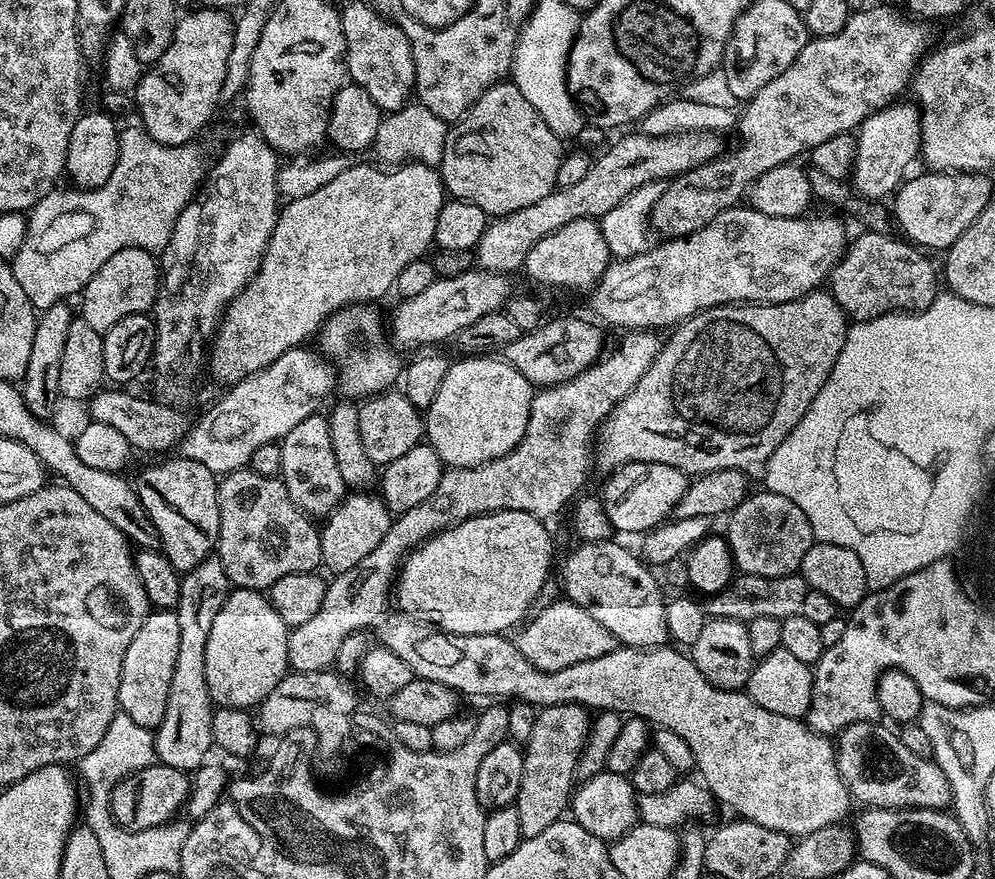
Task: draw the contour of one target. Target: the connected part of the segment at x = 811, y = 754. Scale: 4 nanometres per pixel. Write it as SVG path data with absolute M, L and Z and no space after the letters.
M396 614L396 617L389 622L384 628L383 647L389 648L394 654L398 654L398 658L402 658L402 662L406 662L406 666L410 666L413 677L429 680L430 682L438 682L442 686L451 688L453 692L464 696L512 696L516 700L525 700L527 704L535 704L537 709L549 708L555 704L580 704L589 710L599 710L602 712L619 712L628 718L638 720L646 720L649 725L656 728L669 728L674 730L674 734L679 734L684 741L690 746L690 750L694 750L694 758L696 759L696 768L700 772L699 779L703 781L709 792L717 801L720 800L728 808L733 808L737 817L749 820L750 822L758 822L758 826L766 826L770 830L778 830L784 832L789 838L799 838L808 836L814 830L822 830L823 828L831 828L839 825L844 815L848 812L848 804L850 805L850 797L848 788L842 782L842 778L838 774L838 766L836 765L836 749L833 741L827 736L820 736L817 732L813 732L803 719L795 720L794 718L782 718L782 714L770 714L770 710L762 710L762 706L758 706L758 702L754 702L749 698L747 691L737 690L731 692L725 688L714 686L702 674L702 670L698 670L698 666L694 666L691 655L682 653L672 646L661 646L658 648L629 648L627 646L618 646L610 654L602 654L602 658L590 658L590 662L574 662L574 666L566 666L566 670L554 670L547 672L546 670L538 670L538 666L534 666L522 654L522 650L518 650L515 639L509 638L507 635L495 632L494 634L454 634L453 632L441 632L439 630L428 630L421 627L415 619L409 618L403 614Z

